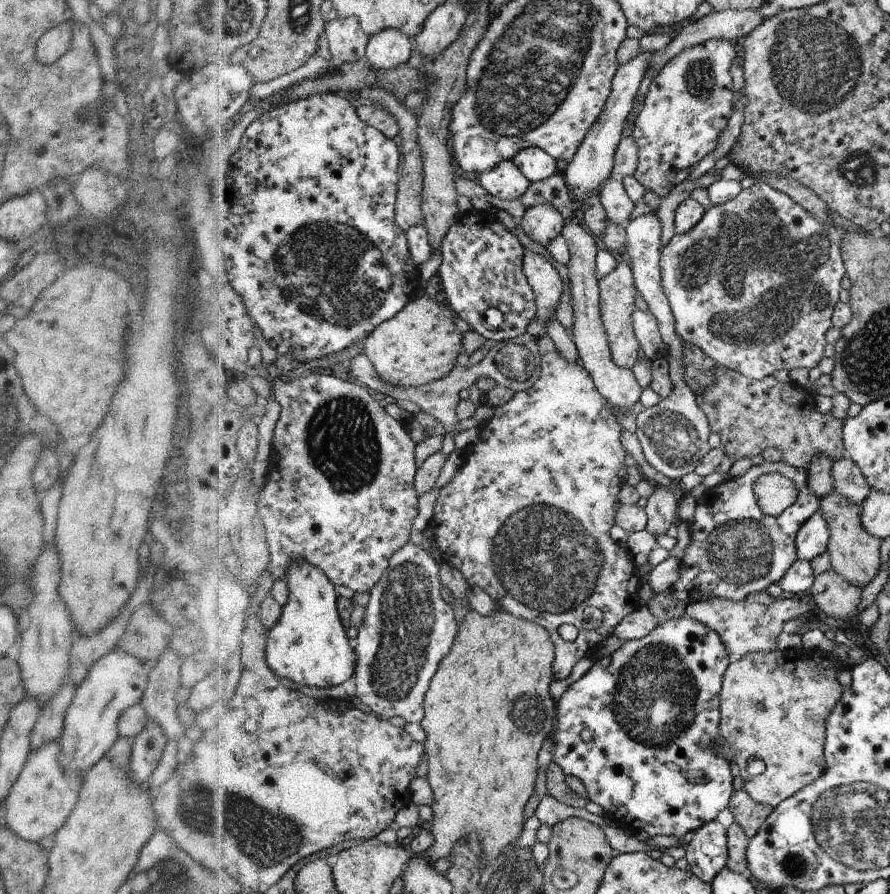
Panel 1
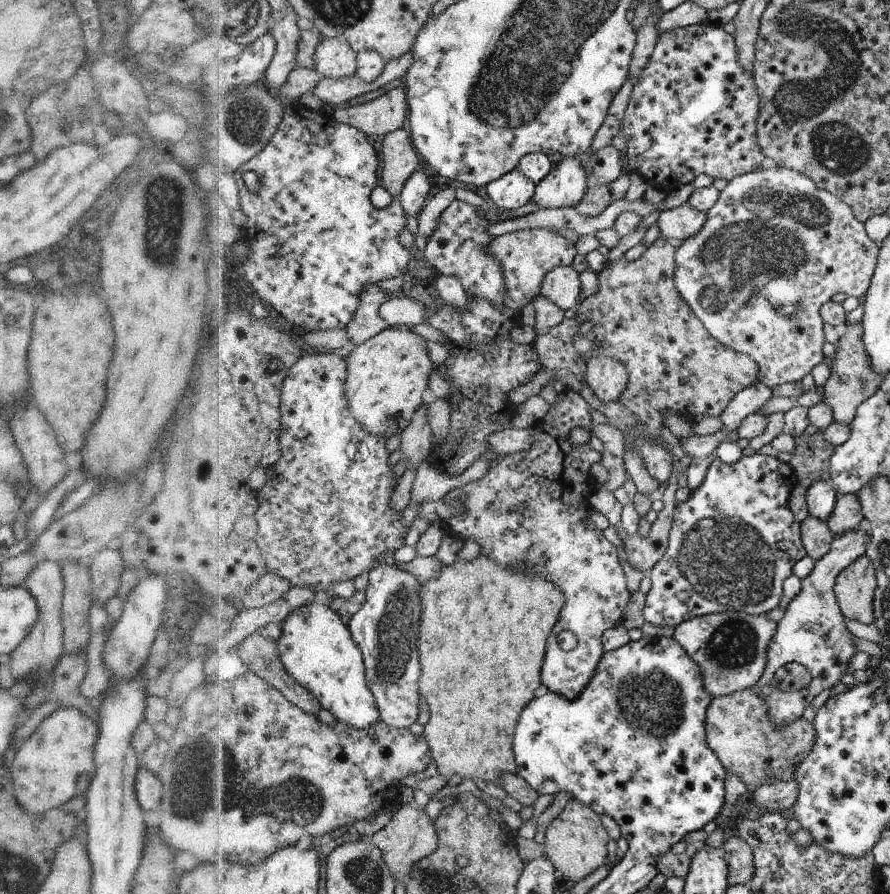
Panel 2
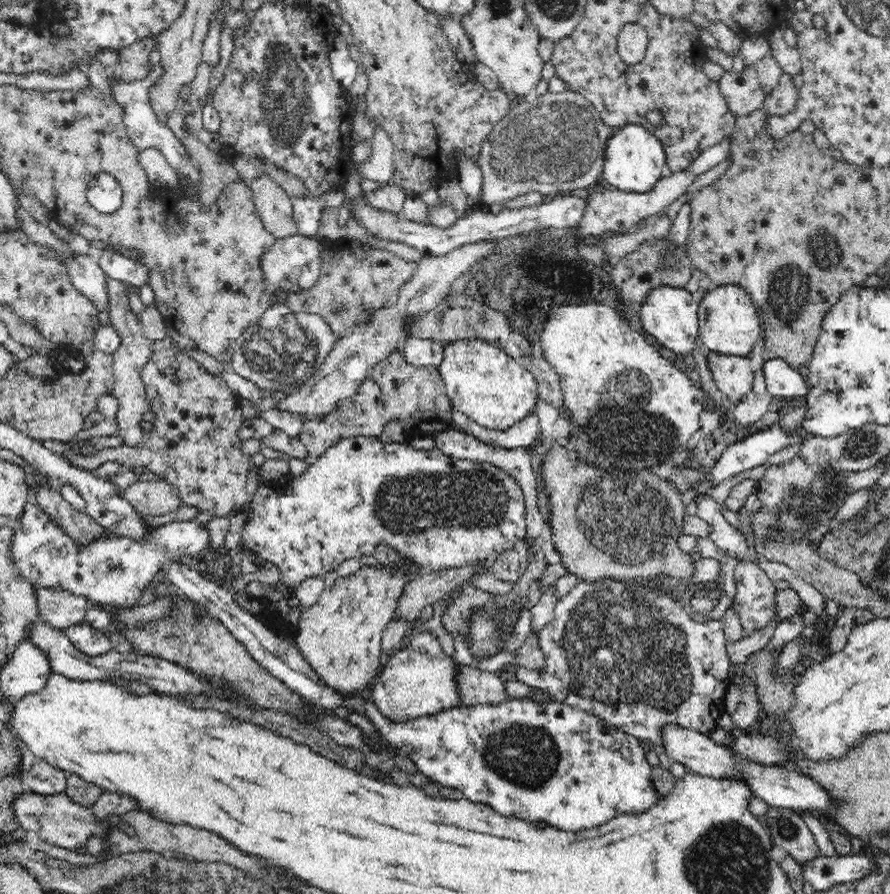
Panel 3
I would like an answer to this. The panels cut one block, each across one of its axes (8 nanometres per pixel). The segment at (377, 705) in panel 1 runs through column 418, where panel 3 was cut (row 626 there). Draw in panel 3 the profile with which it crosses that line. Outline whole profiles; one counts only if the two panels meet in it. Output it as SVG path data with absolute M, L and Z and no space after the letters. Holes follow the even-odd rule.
M710 556L709 558L706 557L698 561L693 561L692 574L686 580L676 578L665 572L656 572L656 574L652 574L648 578L640 578L639 581L638 578L614 578L613 576L606 576L606 578L596 578L596 580L592 581L582 579L582 581L576 582L576 586L572 590L568 590L566 594L557 596L554 618L543 629L537 632L540 648L547 660L546 668L540 673L530 672L530 670L524 670L520 666L515 666L514 679L523 682L527 686L531 686L533 689L544 692L551 700L584 710L585 713L608 721L610 725L615 726L620 731L624 731L630 737L635 737L638 740L646 739L647 741L659 744L661 741L656 732L666 722L675 722L686 728L709 733L719 722L722 714L726 712L724 702L730 684L730 663L727 655L727 641L722 630L723 620L714 620L709 618L708 615L696 613L689 607L689 604L690 600L693 597L696 598L696 596L708 598L710 602L718 602L724 596L724 591L722 591L722 586L720 586L722 568L720 568L720 562L714 557Z

